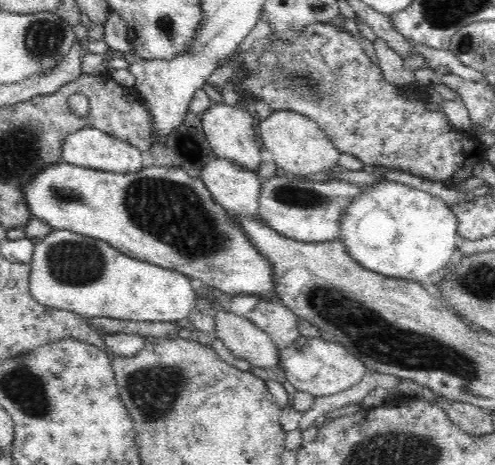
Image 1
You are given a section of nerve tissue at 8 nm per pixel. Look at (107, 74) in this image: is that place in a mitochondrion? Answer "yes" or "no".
no

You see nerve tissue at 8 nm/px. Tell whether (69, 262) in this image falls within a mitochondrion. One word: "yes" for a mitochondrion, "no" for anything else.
yes

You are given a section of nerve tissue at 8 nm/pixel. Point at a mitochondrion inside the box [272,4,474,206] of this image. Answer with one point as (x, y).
(300, 78)

